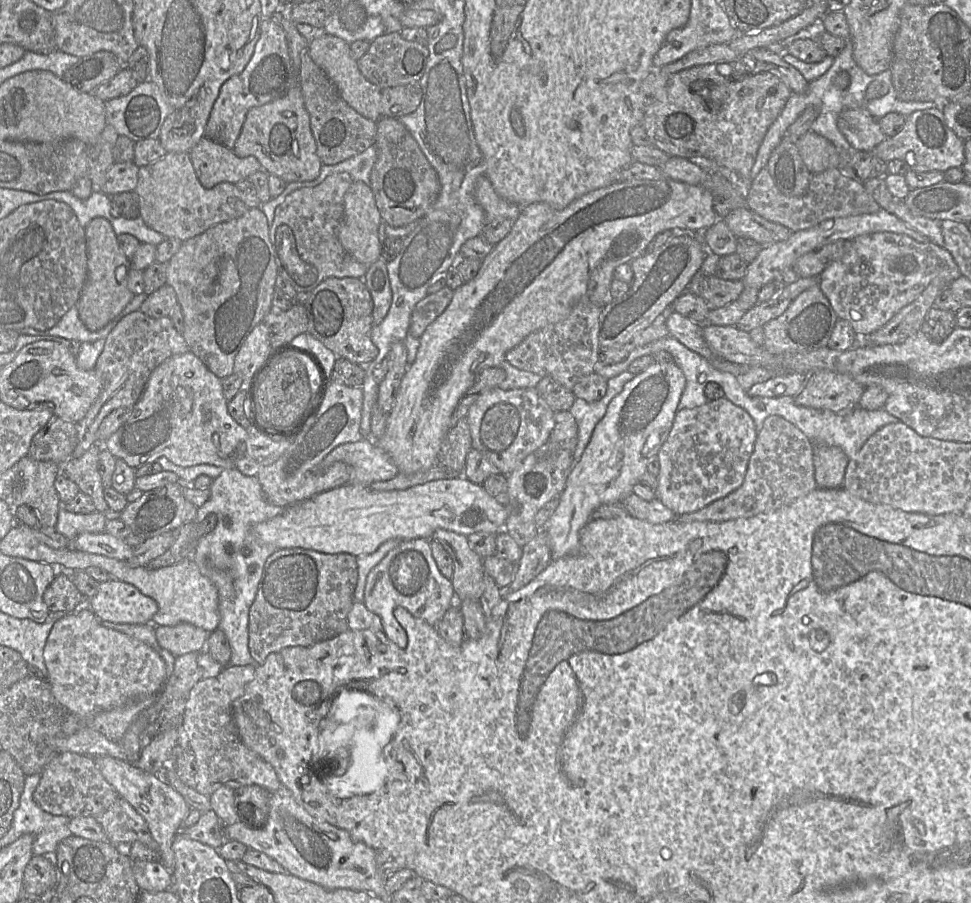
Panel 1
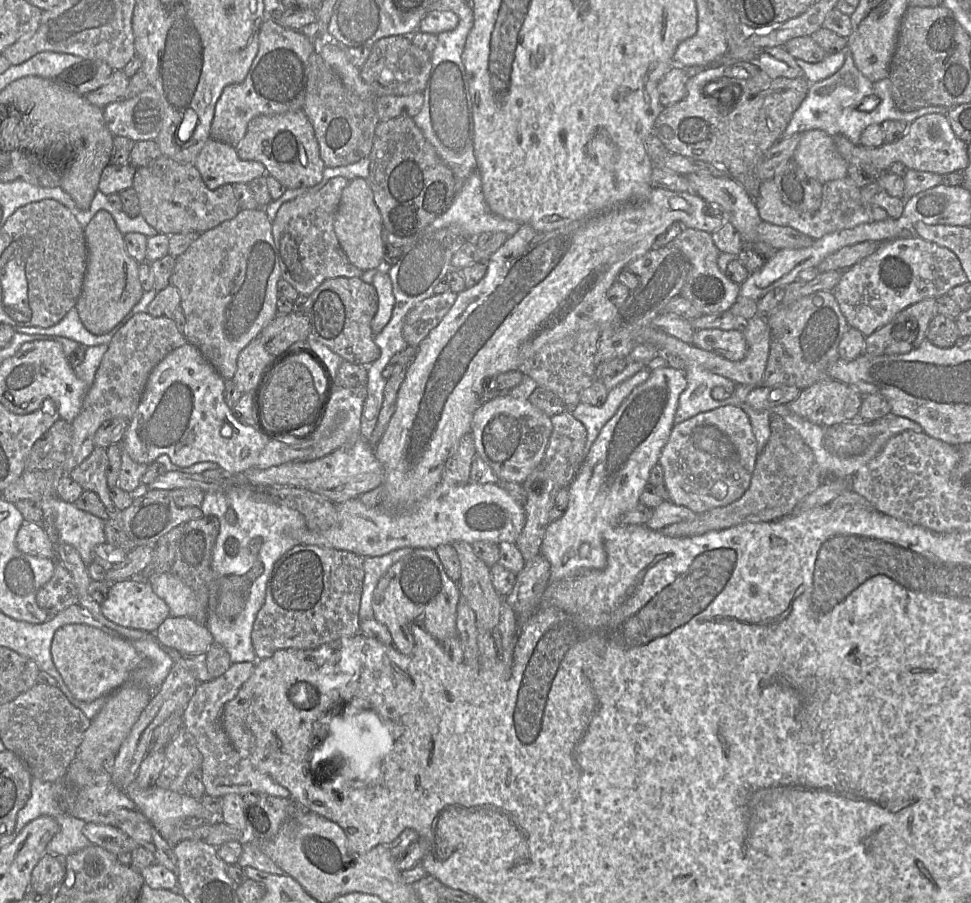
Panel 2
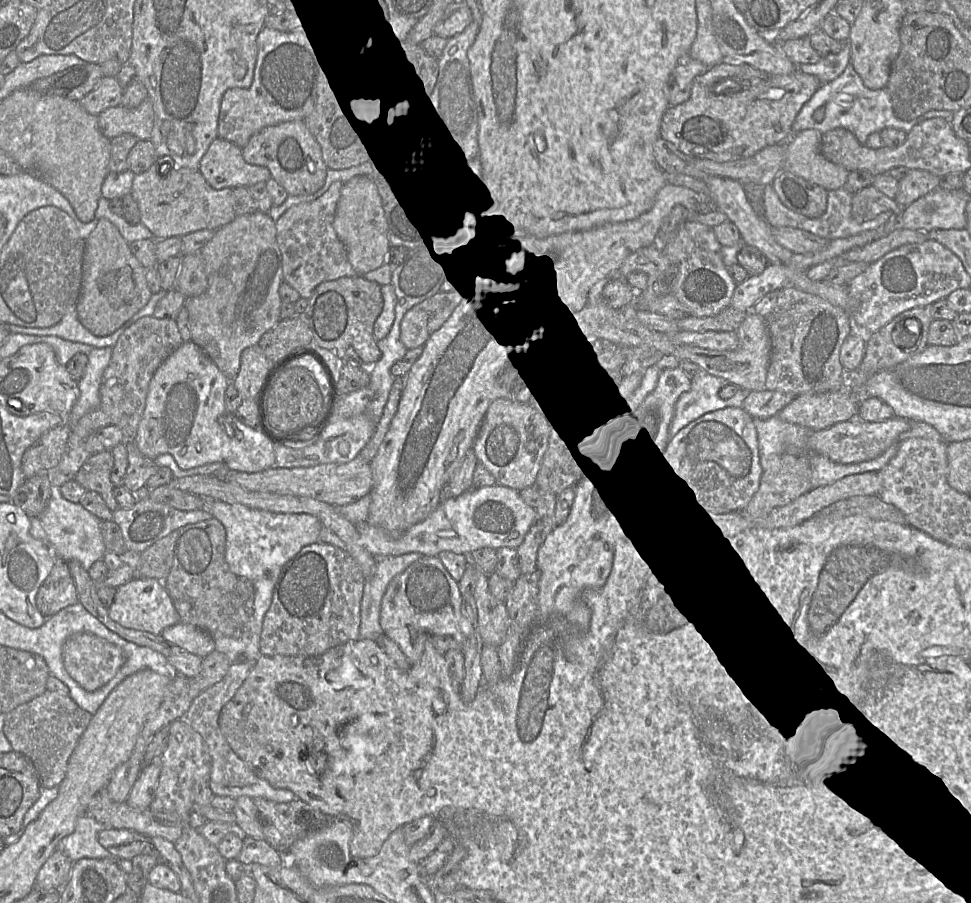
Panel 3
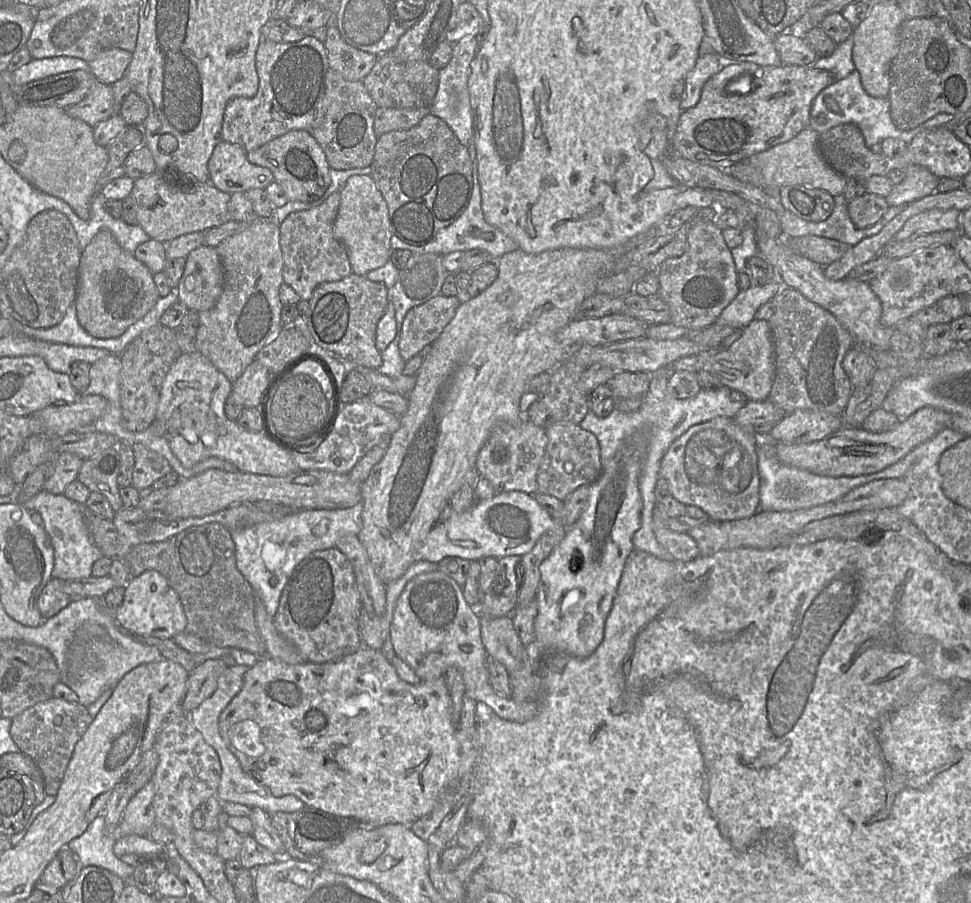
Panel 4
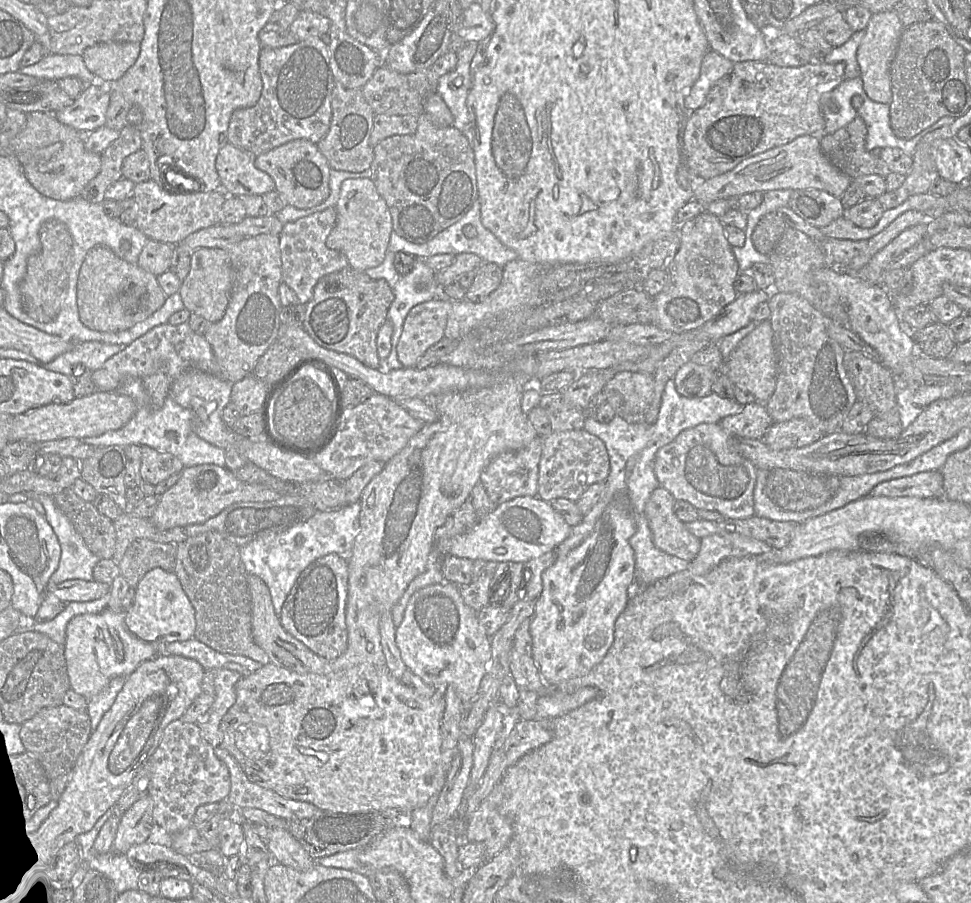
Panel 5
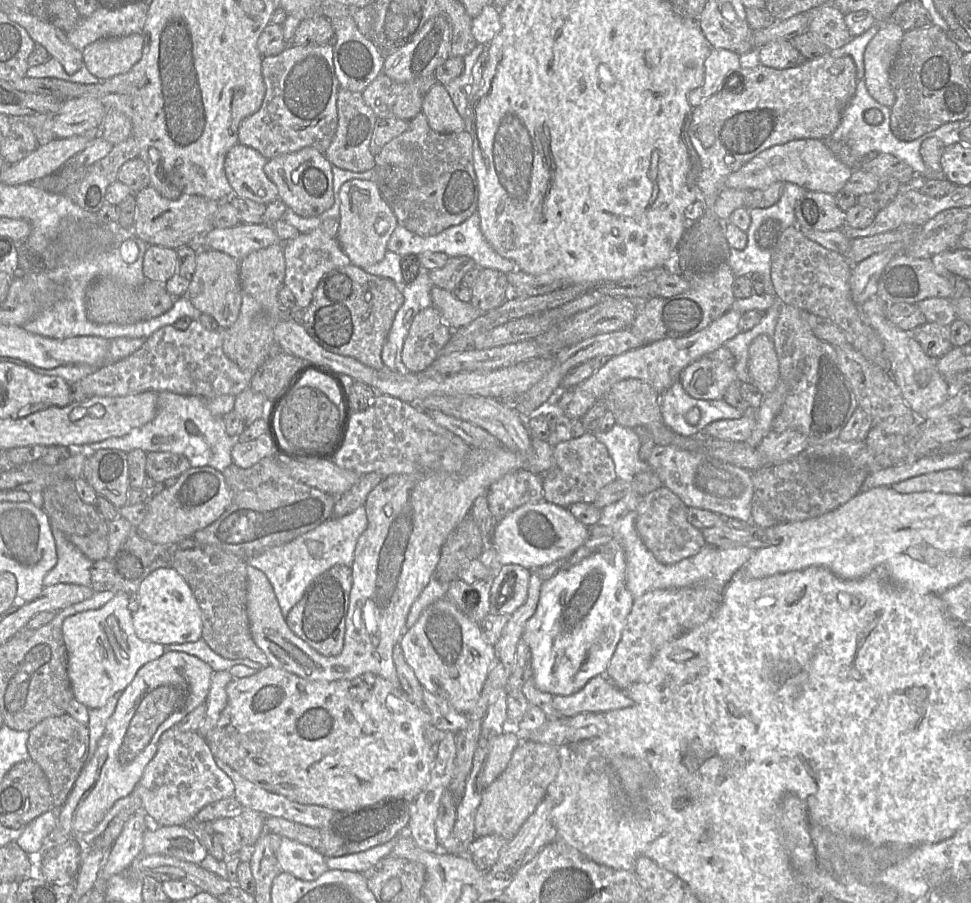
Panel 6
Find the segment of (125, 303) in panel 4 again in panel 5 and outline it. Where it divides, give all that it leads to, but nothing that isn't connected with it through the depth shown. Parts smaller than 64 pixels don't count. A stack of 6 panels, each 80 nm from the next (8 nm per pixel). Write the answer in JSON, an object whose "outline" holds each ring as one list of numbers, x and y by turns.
{"outline":[[106,246,89,250,80,268,77,283,77,305,80,321,98,332,127,330,150,317,167,299,157,277,118,257]]}

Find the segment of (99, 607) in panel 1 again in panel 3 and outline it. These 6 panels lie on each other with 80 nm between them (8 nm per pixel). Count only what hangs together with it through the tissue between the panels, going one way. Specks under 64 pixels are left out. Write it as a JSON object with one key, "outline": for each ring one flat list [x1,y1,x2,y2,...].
{"outline":[[133,578,116,589,114,601,108,608,110,618,123,627,161,635,162,631,181,621,163,581,155,578]]}

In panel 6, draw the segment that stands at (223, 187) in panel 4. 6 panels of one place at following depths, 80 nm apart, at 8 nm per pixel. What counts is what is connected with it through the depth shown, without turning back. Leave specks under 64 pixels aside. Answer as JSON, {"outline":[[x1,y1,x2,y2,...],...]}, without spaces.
{"outline":[[242,144,228,151,224,169,234,196,265,206,279,198,276,185,264,172,268,160,257,150]]}

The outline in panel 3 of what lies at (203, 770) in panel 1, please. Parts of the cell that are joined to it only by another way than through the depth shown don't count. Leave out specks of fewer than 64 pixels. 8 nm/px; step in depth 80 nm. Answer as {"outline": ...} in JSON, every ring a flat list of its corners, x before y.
{"outline":[[255,662,231,663,225,676,212,687,201,692,191,703,184,719,203,739,212,758,209,787,215,796,237,799,248,796,251,799,261,797,267,800,285,803,299,799,291,790,274,788,266,780,258,777,250,767,231,749,219,727,219,716,224,705,229,702,243,684]]}

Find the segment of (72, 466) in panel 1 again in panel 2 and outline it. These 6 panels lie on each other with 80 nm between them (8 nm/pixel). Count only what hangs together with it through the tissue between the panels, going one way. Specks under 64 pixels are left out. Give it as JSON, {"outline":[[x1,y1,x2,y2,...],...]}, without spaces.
{"outline":[[94,447,92,453,68,475,77,482,83,490,95,492,107,512,111,515,116,508,109,495,106,470,108,467,108,455,105,448]]}

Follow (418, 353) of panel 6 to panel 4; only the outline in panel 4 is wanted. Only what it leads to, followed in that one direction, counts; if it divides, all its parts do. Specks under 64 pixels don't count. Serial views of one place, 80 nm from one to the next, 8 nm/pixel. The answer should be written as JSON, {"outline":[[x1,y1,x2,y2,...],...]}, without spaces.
{"outline":[[441,294,408,311,402,324,399,342,399,351,404,361,411,359,425,346,431,345,441,335,444,328,454,317,462,300,463,295,444,296]]}

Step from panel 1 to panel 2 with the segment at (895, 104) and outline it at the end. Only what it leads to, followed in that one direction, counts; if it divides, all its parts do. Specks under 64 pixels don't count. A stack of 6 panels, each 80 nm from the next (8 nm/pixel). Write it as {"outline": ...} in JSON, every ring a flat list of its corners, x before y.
{"outline":[[847,48,840,53,826,55,818,63,799,59,796,59,796,63,804,73,803,77,810,82,810,88,806,98,794,112,782,138,809,130,823,130,831,136,842,134,854,145,861,145,861,134,869,125,881,125,886,120,900,120,911,124,927,114,948,113,949,108,944,106,928,106,912,112,899,110,892,98,890,79,887,77,871,82,857,69,852,53]]}

